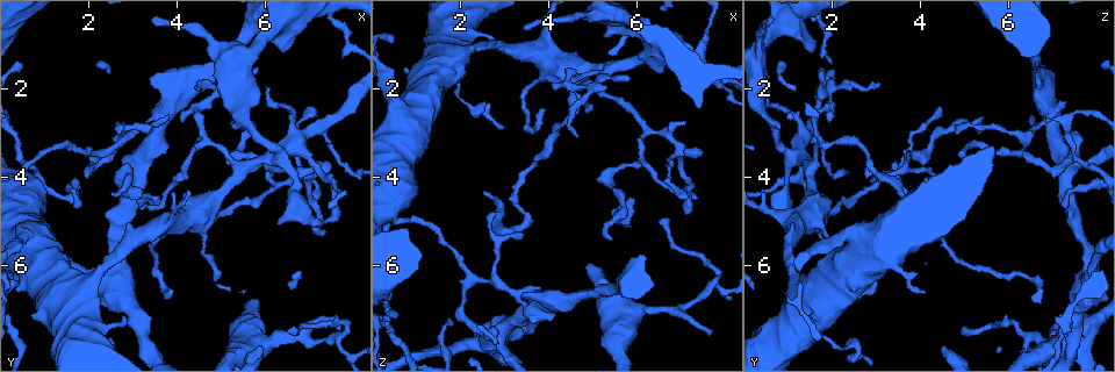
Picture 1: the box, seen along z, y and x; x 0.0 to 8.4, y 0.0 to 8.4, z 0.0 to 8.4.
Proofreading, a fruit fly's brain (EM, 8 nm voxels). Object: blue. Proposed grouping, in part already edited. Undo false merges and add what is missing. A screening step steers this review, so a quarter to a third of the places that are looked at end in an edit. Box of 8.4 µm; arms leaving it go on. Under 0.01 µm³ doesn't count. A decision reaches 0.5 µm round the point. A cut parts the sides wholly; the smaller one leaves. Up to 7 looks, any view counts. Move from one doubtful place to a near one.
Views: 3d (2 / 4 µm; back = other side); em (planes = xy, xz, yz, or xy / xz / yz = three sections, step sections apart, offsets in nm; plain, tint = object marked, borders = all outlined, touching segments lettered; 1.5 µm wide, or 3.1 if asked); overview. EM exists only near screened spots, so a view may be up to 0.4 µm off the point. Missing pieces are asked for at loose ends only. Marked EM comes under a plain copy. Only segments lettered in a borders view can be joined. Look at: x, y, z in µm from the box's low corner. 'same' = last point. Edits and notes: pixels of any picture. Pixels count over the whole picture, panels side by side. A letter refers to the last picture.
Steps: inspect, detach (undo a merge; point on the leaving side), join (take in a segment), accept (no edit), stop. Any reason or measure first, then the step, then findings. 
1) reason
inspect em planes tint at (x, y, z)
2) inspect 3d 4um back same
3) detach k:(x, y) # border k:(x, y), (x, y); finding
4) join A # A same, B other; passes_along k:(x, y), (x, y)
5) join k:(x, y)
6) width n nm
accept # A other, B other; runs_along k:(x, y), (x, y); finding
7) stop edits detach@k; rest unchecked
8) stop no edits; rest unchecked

inspect em xy step 4 borders at (2.80, 2.90, 7.45)

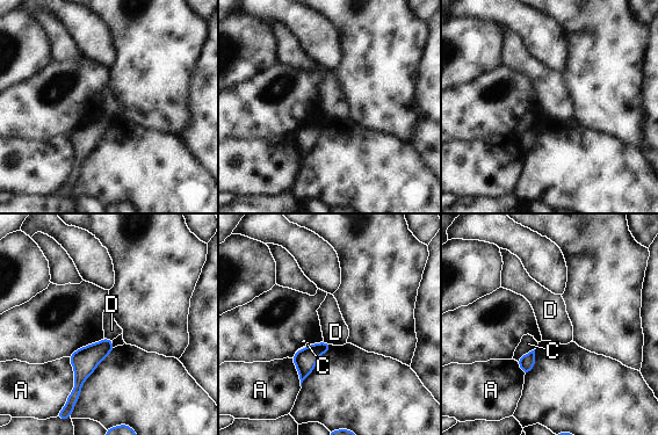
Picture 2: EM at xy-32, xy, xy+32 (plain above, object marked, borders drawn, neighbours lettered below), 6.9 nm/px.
longest_contact A 260 nm
accept # A other, C other, D other; no lettered segment goes on from it

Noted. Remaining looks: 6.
thin end
inspect em planes borders at (4.15, 2.70, 1.95)

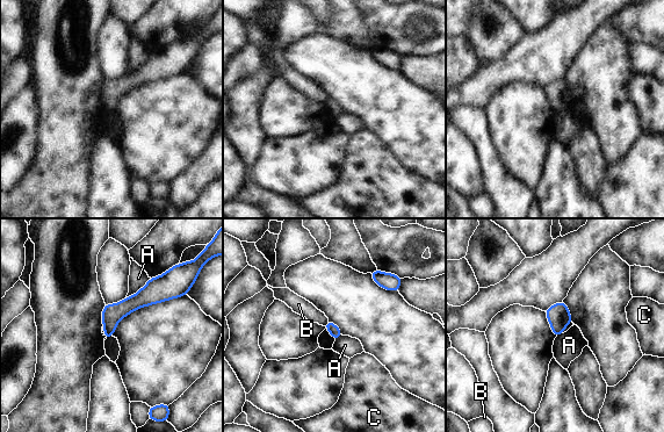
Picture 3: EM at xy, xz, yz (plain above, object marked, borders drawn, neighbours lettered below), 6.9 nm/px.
longest_contact A 220 nm
accept # A other, B other, C other; runs_along 3:(171, 293), (128, 304), (107, 335); none of them fits

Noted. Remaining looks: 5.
an open end
inspect 3d 4um at (7.40, 5.25, 4.55)

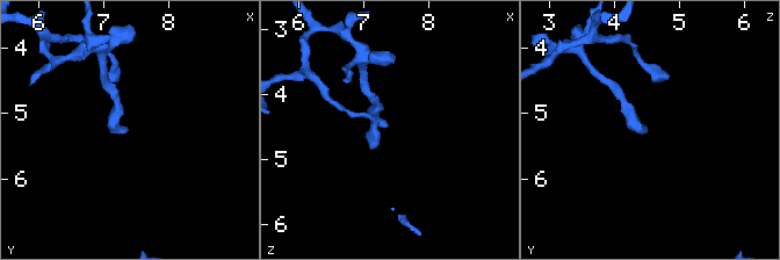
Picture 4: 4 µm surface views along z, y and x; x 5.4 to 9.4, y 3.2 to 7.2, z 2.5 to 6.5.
inspect em planes borders at (7.35, 5.25, 4.50)

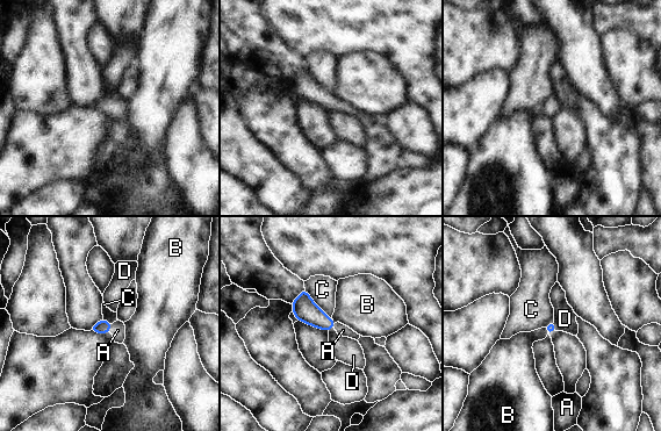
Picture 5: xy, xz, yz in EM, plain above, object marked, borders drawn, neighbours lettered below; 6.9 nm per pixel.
join A # A same, B other, C other, D other; passes_along 5:(103, 327), (110, 328), (117, 330); the neuron continues

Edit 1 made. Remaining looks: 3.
stop edits join@5; rest unchecked

